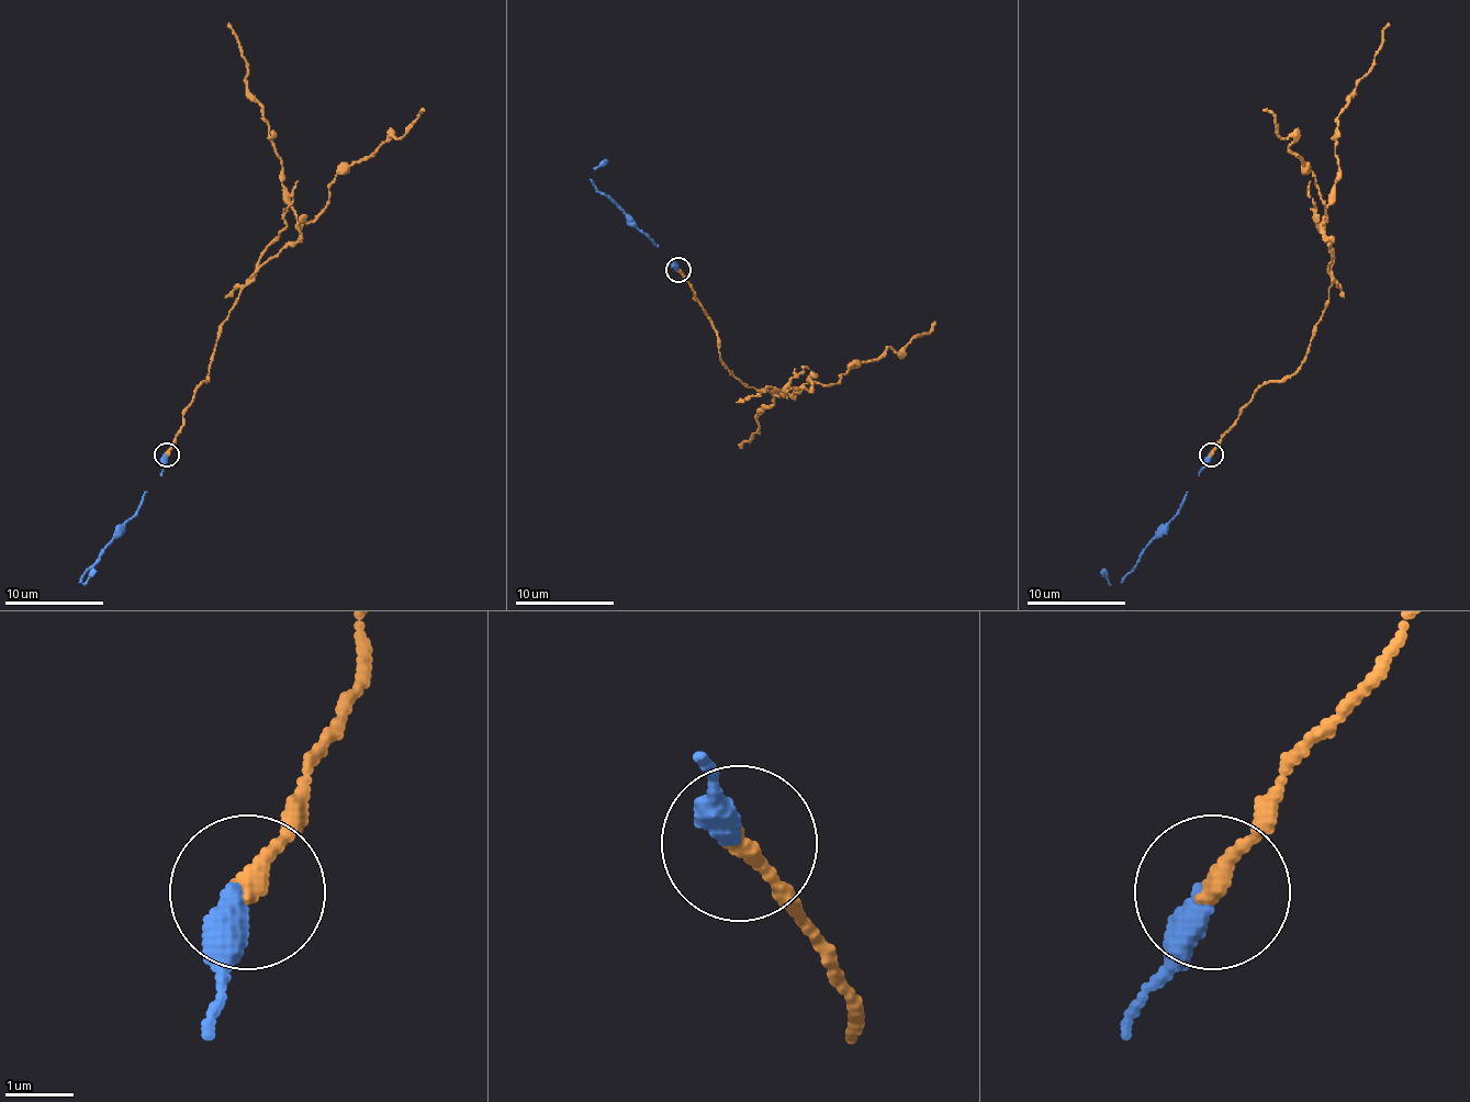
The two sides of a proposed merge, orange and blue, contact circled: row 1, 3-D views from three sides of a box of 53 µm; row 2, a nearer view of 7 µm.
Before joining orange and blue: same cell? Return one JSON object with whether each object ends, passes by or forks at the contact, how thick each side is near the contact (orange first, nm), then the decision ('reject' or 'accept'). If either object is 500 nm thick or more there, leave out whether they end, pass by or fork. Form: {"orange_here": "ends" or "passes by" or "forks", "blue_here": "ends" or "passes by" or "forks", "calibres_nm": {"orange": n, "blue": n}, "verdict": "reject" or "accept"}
{"orange_here": "ends", "blue_here": "ends", "calibres_nm": {"orange": 280, "blue": 420}, "verdict": "reject"}

